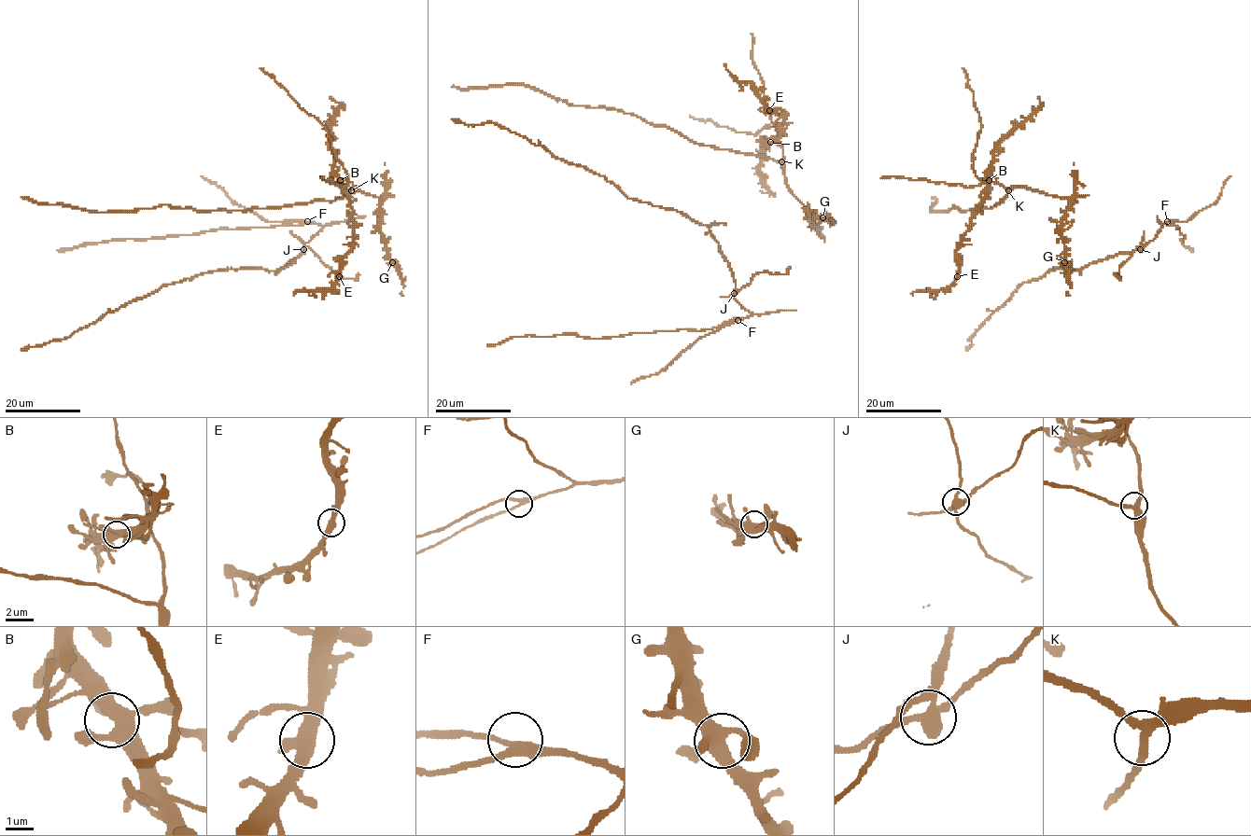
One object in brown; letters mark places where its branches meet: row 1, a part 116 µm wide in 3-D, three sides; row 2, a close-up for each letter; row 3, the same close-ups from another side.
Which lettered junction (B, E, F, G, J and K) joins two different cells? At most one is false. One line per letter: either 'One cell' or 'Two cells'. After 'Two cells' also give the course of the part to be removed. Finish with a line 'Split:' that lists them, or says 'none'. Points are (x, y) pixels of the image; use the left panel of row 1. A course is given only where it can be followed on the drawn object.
B: One cell
E: One cell
F: One cell
G: One cell
J: Two cells. Course of the part to remove: (303, 248), (309, 247), (341, 277), (355, 279), (358, 273)
K: One cell
Split: J

